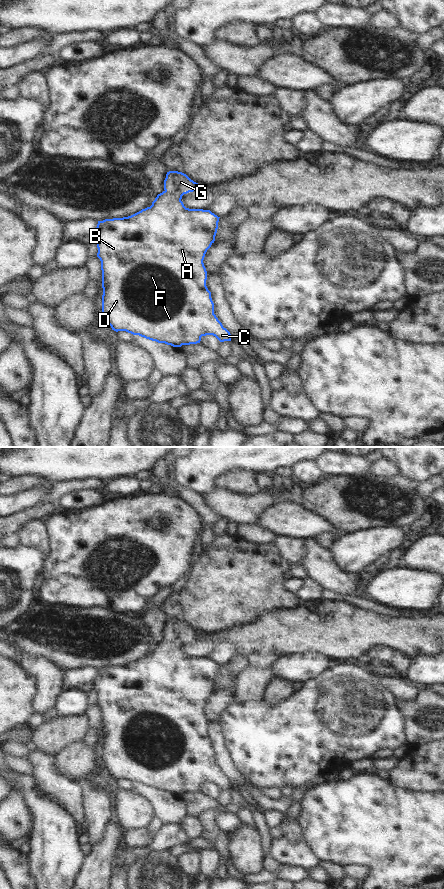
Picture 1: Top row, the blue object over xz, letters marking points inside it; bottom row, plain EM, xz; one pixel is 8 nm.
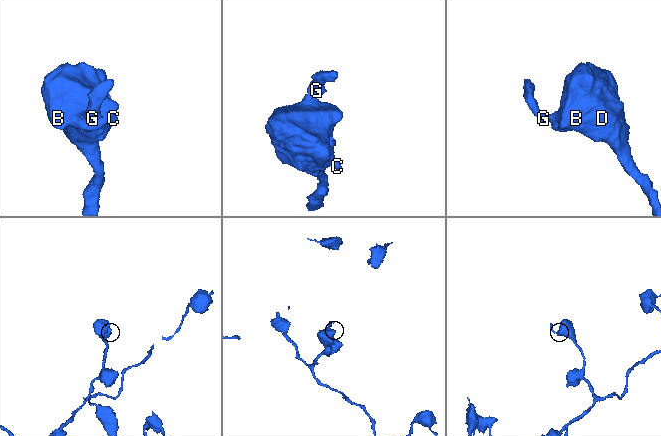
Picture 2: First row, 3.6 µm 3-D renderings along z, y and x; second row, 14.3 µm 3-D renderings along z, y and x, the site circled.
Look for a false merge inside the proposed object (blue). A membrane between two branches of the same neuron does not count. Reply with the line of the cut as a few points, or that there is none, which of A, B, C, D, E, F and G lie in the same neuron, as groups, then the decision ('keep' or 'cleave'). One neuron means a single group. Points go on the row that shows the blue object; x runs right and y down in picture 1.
no cut | A B C D E F G | keep

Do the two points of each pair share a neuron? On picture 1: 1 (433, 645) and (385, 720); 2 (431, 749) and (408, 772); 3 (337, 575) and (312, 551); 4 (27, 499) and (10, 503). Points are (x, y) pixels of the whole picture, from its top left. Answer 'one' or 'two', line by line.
1: two
2: one
3: one
4: one

